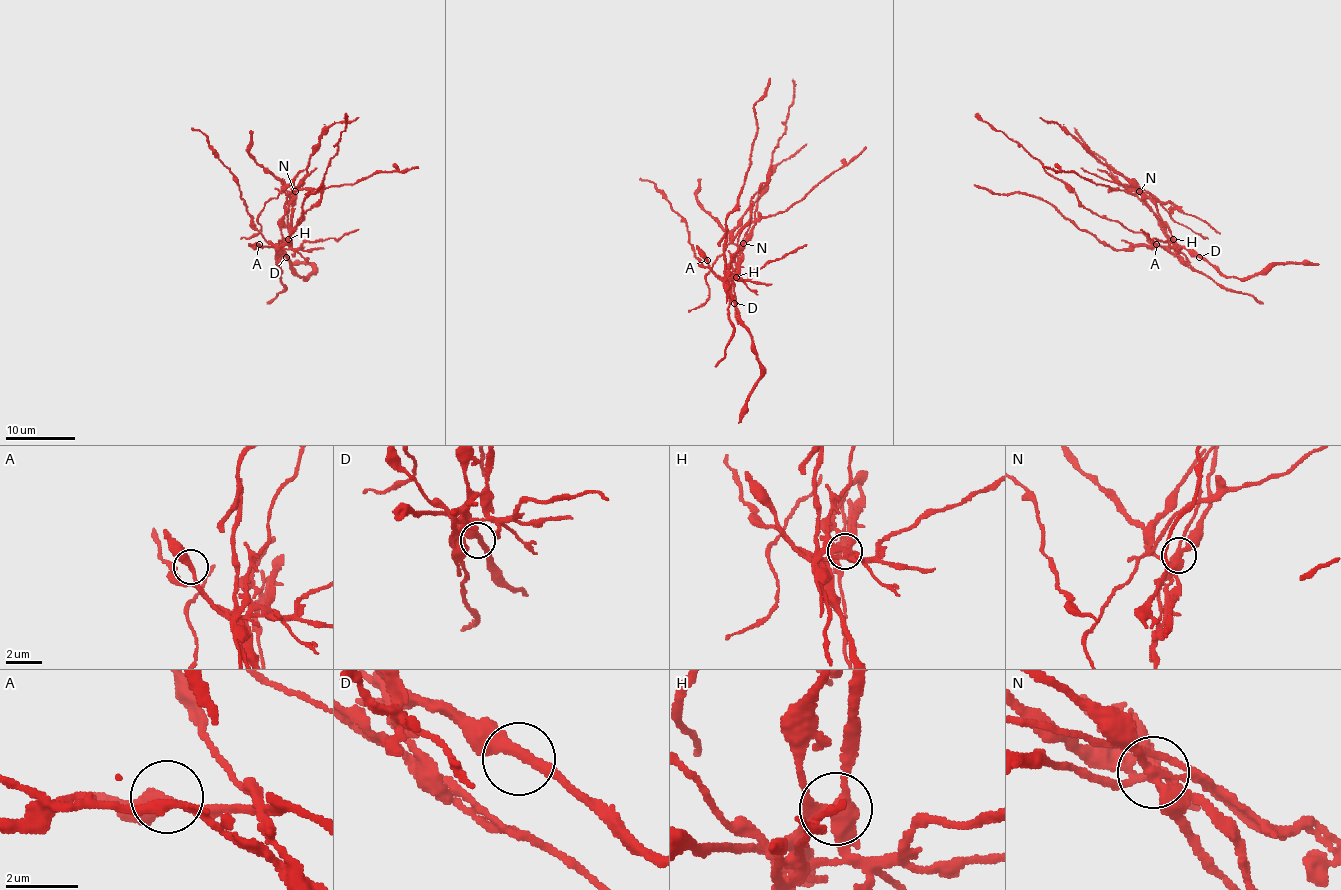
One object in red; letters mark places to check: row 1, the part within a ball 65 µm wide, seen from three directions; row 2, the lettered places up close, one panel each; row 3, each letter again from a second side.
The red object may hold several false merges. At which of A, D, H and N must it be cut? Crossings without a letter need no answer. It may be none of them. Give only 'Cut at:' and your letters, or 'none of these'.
Cut at: H, N

